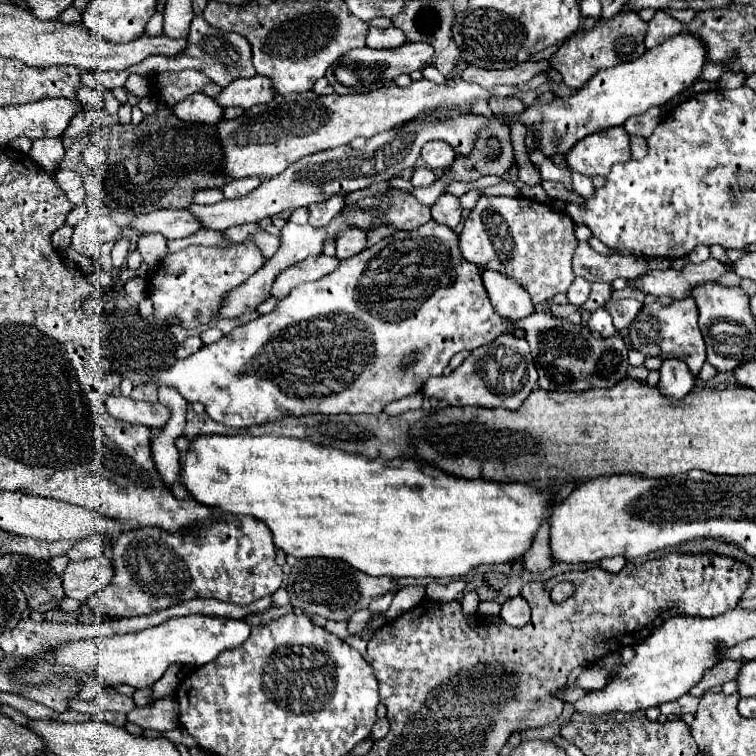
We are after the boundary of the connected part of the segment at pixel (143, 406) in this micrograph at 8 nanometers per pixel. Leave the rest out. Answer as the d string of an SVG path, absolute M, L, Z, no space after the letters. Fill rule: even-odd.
M110 395L106 399L108 413L124 423L140 423L146 427L162 427L168 421L168 409L158 403L150 405L144 401L134 401L132 397L122 395Z

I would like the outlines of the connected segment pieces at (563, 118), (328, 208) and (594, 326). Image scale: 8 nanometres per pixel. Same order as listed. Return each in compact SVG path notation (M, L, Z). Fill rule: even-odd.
M680 31L678 35L666 39L662 45L648 49L640 59L600 71L568 99L554 101L550 105L534 103L532 107L526 107L520 121L526 127L534 127L536 135L540 137L540 149L544 151L544 155L564 155L586 135L592 135L600 129L618 127L628 117L642 115L648 109L664 105L672 97L690 89L698 81L704 65L706 51L702 51L702 43L698 43L694 35L686 35L686 31Z
M334 195L326 201L320 203L312 203L308 207L310 211L310 225L312 227L324 227L330 223L332 217L336 217L340 213L340 209L344 209L346 205L346 195Z
M600 307L600 309L596 309L596 311L590 315L586 329L592 331L592 333L598 331L598 333L602 333L604 337L612 337L612 335L616 333L616 329L614 329L614 325L612 325L612 319L610 319L610 313L606 311L606 307Z

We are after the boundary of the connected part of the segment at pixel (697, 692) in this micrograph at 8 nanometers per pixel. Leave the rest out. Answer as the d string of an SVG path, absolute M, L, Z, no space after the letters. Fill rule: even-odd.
M722 661L722 663L718 663L718 667L710 667L710 671L704 671L702 679L688 693L694 697L702 697L708 689L732 681L736 677L740 665L742 665L740 661Z

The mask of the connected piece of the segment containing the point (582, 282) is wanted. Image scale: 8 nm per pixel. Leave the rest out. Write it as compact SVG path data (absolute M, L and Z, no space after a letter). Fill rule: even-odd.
M576 277L566 295L568 295L570 303L582 305L588 299L588 295L590 295L590 283L586 279L582 279L582 277Z

